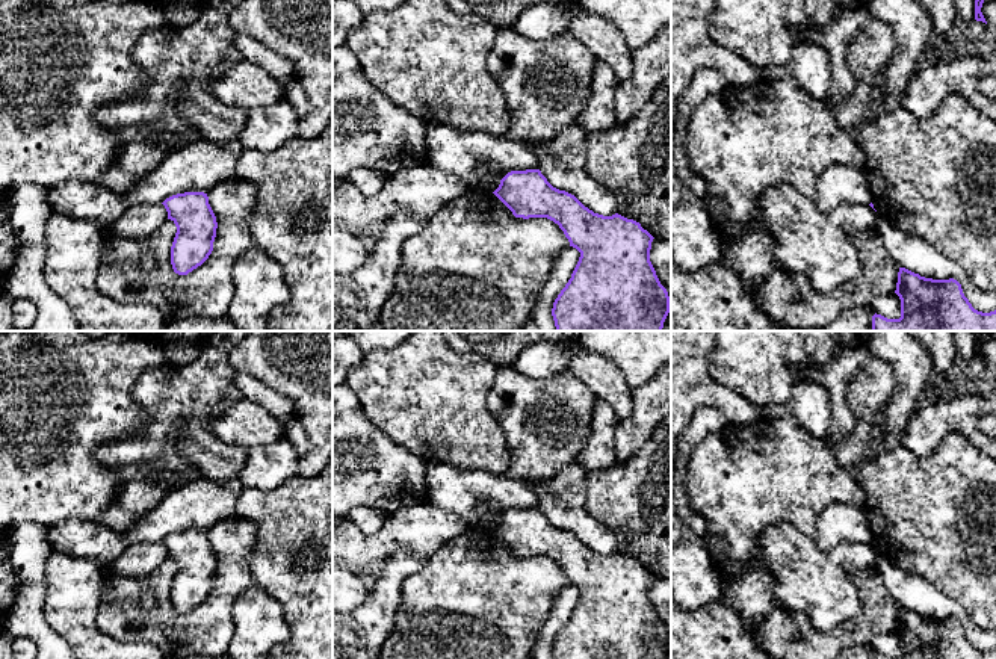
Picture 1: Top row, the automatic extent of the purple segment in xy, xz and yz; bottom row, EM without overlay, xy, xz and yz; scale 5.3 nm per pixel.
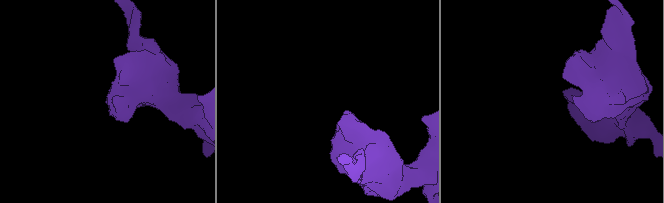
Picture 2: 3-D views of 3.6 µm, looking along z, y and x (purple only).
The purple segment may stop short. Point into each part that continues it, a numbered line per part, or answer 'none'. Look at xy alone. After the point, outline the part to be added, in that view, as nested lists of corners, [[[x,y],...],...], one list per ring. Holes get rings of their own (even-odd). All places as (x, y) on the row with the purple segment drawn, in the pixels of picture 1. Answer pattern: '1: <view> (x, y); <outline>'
none

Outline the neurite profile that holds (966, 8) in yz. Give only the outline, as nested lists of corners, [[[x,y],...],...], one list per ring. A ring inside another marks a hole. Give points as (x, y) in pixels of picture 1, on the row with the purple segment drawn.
[[[954,0],[958,12],[958,18],[964,23],[975,20],[975,0]]]

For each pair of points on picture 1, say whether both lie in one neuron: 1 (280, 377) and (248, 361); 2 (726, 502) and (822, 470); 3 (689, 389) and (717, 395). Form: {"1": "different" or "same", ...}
{"1": "same", "2": "same", "3": "same"}

